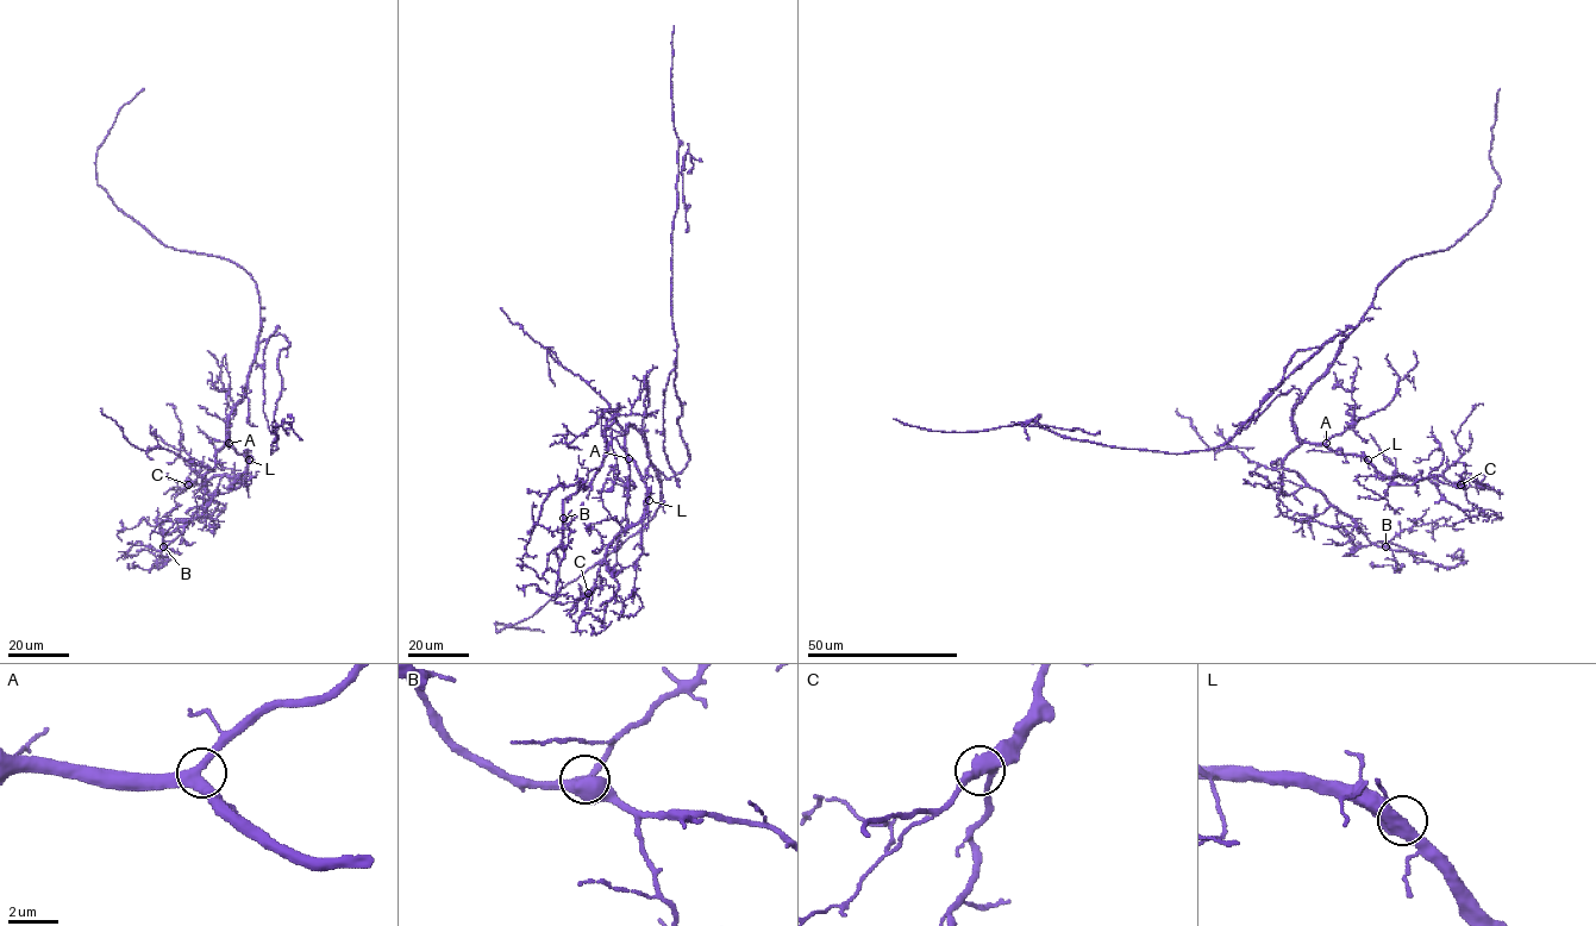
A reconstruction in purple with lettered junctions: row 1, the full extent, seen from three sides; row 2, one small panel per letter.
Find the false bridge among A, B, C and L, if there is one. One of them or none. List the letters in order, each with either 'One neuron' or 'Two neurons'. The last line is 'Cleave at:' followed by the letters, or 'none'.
A: One neuron
B: One neuron
C: One neuron
L: One neuron
Cleave at: none

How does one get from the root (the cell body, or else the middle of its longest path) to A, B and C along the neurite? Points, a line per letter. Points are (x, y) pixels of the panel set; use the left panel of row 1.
A: (288, 342), (277, 333), (258, 345), (246, 389), (226, 425), (229, 443)
B: (288, 342), (277, 333), (258, 345), (226, 442), (204, 477), (204, 501), (163, 545)
C: (288, 342), (277, 333), (258, 345), (226, 425), (225, 443), (246, 455), (244, 473), (199, 475), (188, 485)

